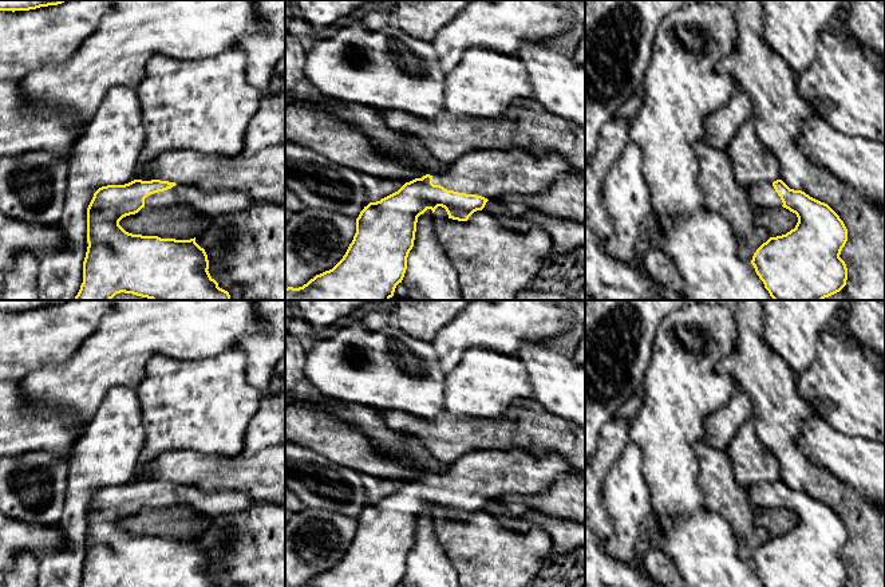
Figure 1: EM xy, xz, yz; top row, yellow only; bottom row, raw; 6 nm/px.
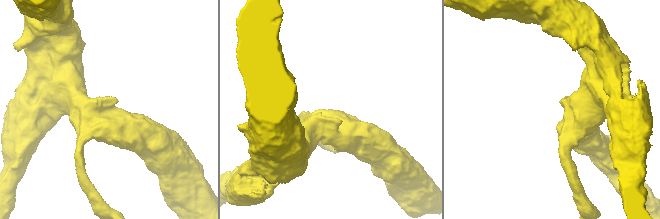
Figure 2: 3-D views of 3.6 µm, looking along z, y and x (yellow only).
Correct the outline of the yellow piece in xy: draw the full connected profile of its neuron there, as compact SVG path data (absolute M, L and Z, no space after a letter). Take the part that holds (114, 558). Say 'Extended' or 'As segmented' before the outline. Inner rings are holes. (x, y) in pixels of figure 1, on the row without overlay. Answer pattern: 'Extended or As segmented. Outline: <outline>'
Extended. Outline: M134 480L125 485L99 488L87 508L87 552L83 562L80 587L218 587L209 574L209 560L204 548L190 540L161 539L126 532L119 521L138 513L145 507L163 508L174 504L194 512L217 517L248 509L252 501L234 491L208 492L193 485L151 480Z

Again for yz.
Extended. Outline: M782 480L744 486L747 499L754 509L786 508L795 513L798 523L786 535L770 537L752 556L751 564L765 587L845 587L848 568L839 558L848 541L848 529L839 516L825 503L821 503L802 491L790 489Z

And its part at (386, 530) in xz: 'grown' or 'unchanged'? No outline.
grown

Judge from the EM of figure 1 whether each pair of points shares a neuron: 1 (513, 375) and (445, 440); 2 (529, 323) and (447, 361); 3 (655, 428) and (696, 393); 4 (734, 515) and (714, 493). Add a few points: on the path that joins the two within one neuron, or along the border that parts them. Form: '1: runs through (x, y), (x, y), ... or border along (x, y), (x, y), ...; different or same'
1: border along (445, 409), (459, 417), (501, 417); different
2: runs through (508, 323), (484, 323), (466, 339); same
3: runs through (666, 418), (686, 398); same
4: runs through (730, 509), (719, 499); same

